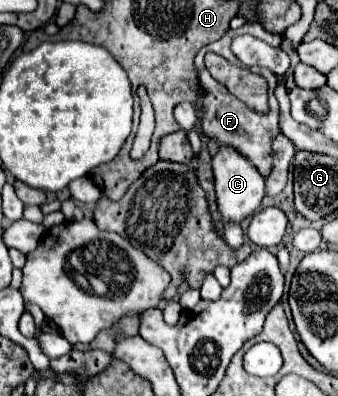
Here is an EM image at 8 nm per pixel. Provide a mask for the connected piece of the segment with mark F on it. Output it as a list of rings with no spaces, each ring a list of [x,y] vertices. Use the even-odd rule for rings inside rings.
[[[254,21],[254,23],[246,23],[242,29],[228,31],[222,39],[218,39],[218,41],[214,41],[214,43],[210,43],[210,45],[206,45],[206,47],[200,49],[200,53],[196,55],[196,69],[198,69],[200,83],[202,83],[204,91],[206,91],[206,97],[204,97],[204,103],[202,103],[202,105],[204,105],[204,107],[202,107],[202,111],[204,111],[204,113],[202,113],[202,129],[204,129],[204,133],[206,133],[210,139],[218,141],[220,145],[232,145],[236,151],[240,151],[244,157],[248,157],[248,159],[256,165],[256,169],[258,169],[262,175],[268,175],[268,173],[270,173],[270,167],[272,167],[272,139],[274,139],[276,135],[280,135],[280,131],[278,131],[278,103],[276,103],[276,97],[274,97],[274,89],[276,89],[276,83],[278,83],[276,75],[274,75],[272,71],[268,71],[268,69],[262,69],[262,67],[248,67],[250,71],[262,75],[262,77],[266,79],[266,83],[268,83],[268,111],[266,111],[266,113],[258,113],[258,111],[246,107],[246,103],[238,101],[222,83],[214,81],[214,77],[212,77],[212,75],[208,73],[208,69],[204,67],[204,55],[212,51],[212,53],[216,53],[216,55],[222,55],[226,61],[234,63],[236,67],[242,67],[242,69],[244,69],[246,65],[244,65],[244,63],[232,53],[232,49],[230,49],[232,39],[234,39],[236,35],[242,35],[242,33],[254,35],[254,37],[258,37],[258,39],[262,39],[262,41],[274,45],[274,47],[280,47],[280,43],[282,43],[282,35],[270,33],[262,23]]]

